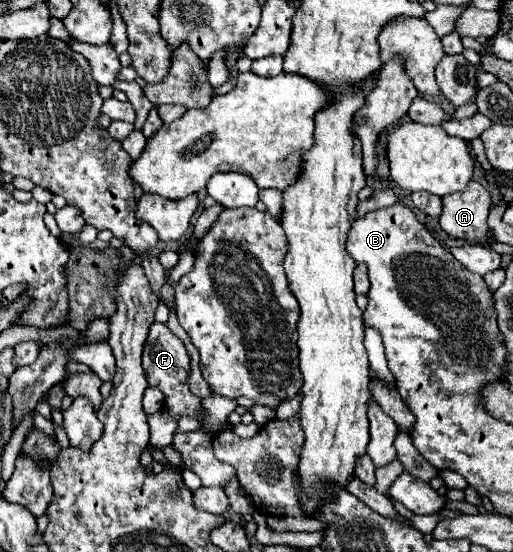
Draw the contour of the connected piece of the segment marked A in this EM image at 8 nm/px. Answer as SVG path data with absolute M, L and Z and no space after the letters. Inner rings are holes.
M470 182L464 192L456 192L442 198L440 226L452 238L482 240L490 232L486 224L490 206L490 192L482 184Z

